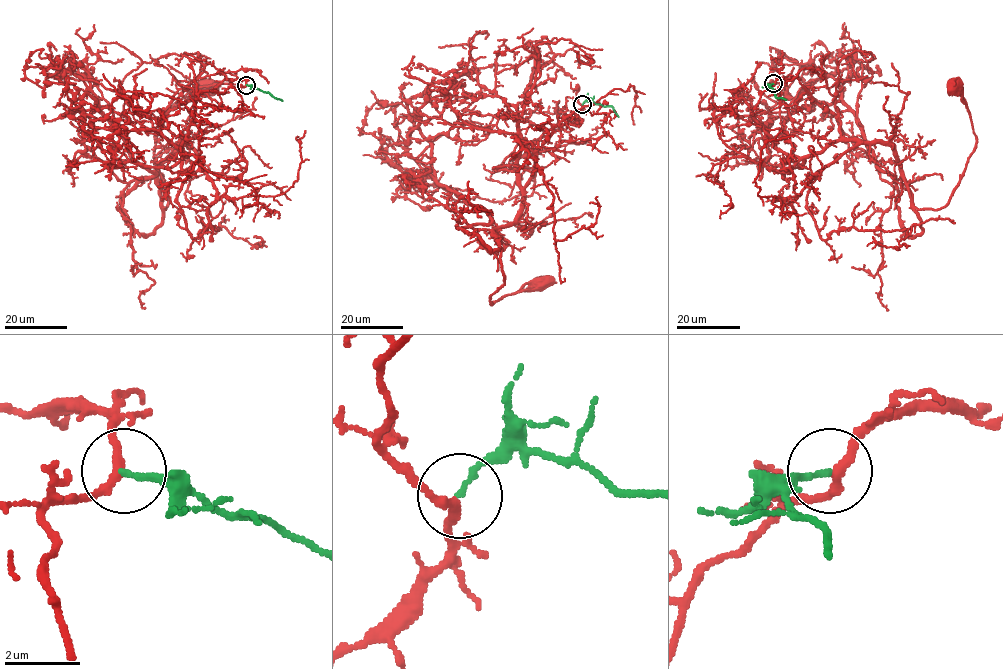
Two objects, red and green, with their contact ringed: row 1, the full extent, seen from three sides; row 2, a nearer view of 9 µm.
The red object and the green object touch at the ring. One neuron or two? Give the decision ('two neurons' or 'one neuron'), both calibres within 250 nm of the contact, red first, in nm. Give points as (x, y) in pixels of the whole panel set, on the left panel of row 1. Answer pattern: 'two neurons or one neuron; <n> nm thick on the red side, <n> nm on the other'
one neuron; 240 nm thick on the red side, 140 nm on the other

